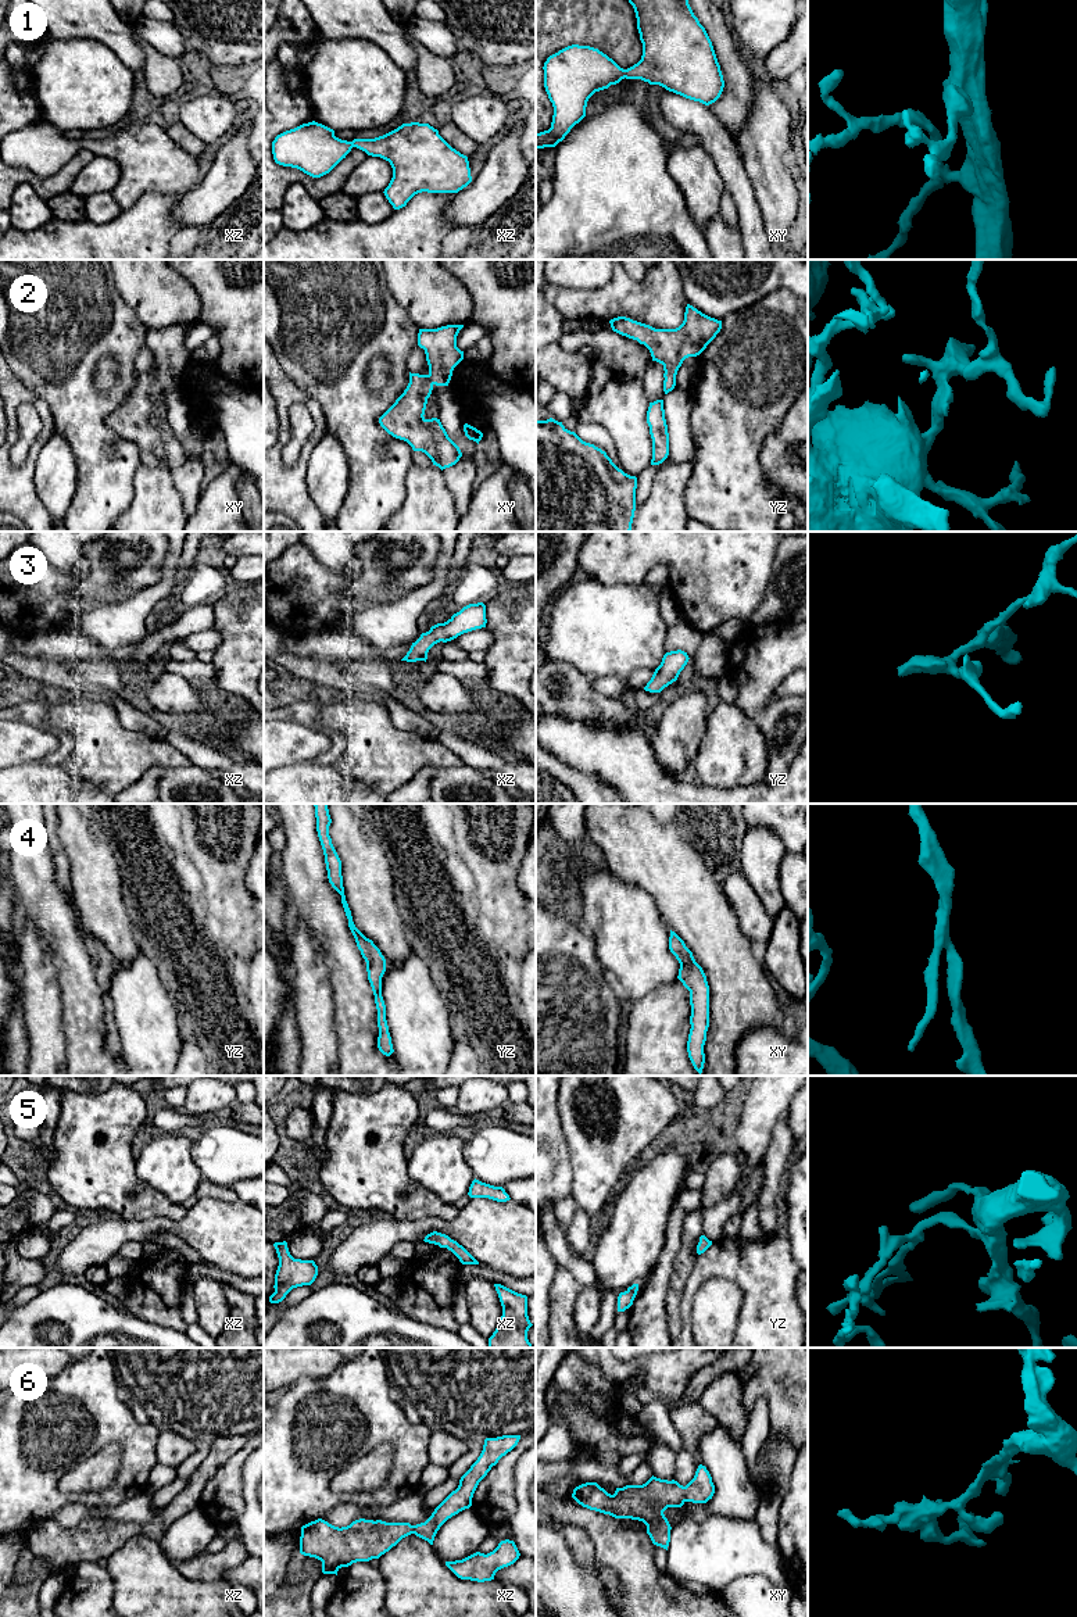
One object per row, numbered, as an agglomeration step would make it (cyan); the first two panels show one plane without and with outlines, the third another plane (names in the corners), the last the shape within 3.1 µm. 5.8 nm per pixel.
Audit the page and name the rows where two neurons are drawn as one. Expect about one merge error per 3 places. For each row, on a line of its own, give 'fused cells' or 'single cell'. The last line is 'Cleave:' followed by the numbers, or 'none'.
1: single cell
2: single cell
3: single cell
4: single cell
5: single cell
6: single cell
Cleave: none

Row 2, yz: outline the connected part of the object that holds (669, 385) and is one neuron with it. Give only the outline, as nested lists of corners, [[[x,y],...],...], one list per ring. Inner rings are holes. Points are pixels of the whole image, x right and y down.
[[[687,304],[683,323],[676,329],[655,329],[650,325],[618,316],[609,321],[613,332],[644,344],[663,365],[663,391],[676,386],[676,375],[683,361],[699,355],[722,329],[722,321],[711,318]]]

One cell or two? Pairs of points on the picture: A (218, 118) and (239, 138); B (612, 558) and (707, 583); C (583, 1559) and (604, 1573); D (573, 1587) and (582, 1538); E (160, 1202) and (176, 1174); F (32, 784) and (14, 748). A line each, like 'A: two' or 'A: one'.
A: two
B: one
C: one
D: two
E: two
F: two

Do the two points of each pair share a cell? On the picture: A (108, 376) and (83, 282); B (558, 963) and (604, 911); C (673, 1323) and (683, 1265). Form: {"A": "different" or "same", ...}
{"A": "different", "B": "different", "C": "same"}

